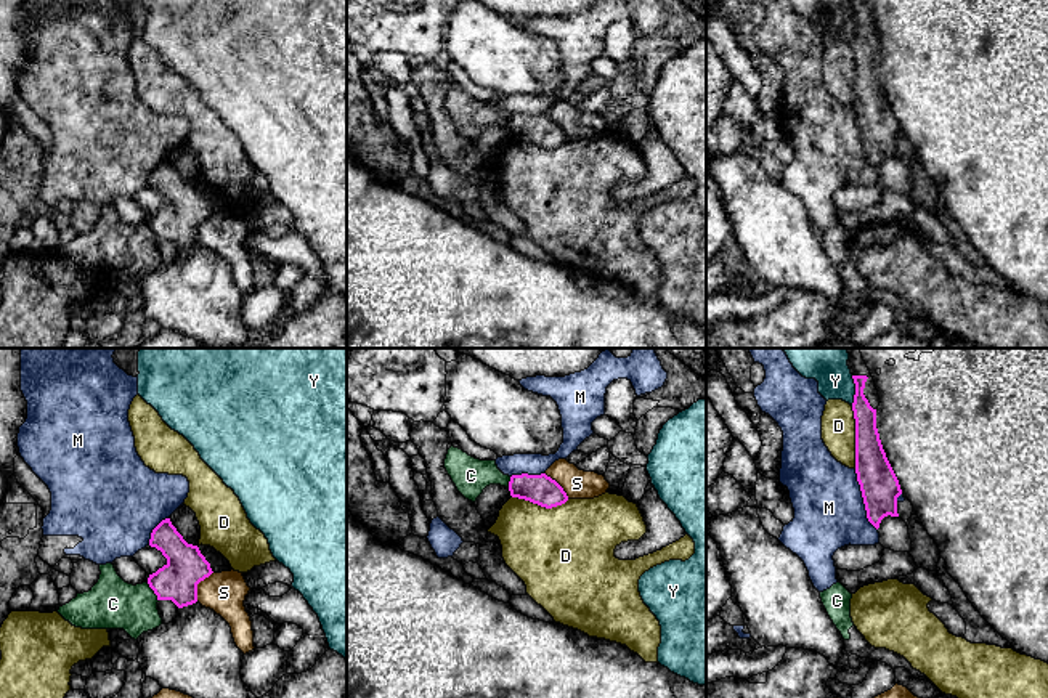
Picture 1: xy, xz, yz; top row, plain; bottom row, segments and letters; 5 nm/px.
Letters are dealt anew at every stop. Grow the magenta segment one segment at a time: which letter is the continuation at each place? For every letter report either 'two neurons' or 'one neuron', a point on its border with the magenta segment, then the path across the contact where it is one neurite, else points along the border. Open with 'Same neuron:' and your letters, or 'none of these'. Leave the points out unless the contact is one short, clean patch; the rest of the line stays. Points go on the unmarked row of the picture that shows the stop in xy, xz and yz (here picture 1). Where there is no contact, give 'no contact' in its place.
Same neuron: none of these
C: two neurons | xy (154, 233) | along xy (146, 223), (158, 241)
D: two neurons | yz (856, 77)
M: two neurons | yz (864, 140)
S: two neurons | xy (196, 227) | along xy (212, 212), (198, 225), (196, 241)
Y: two neurons | yz (856, 31)

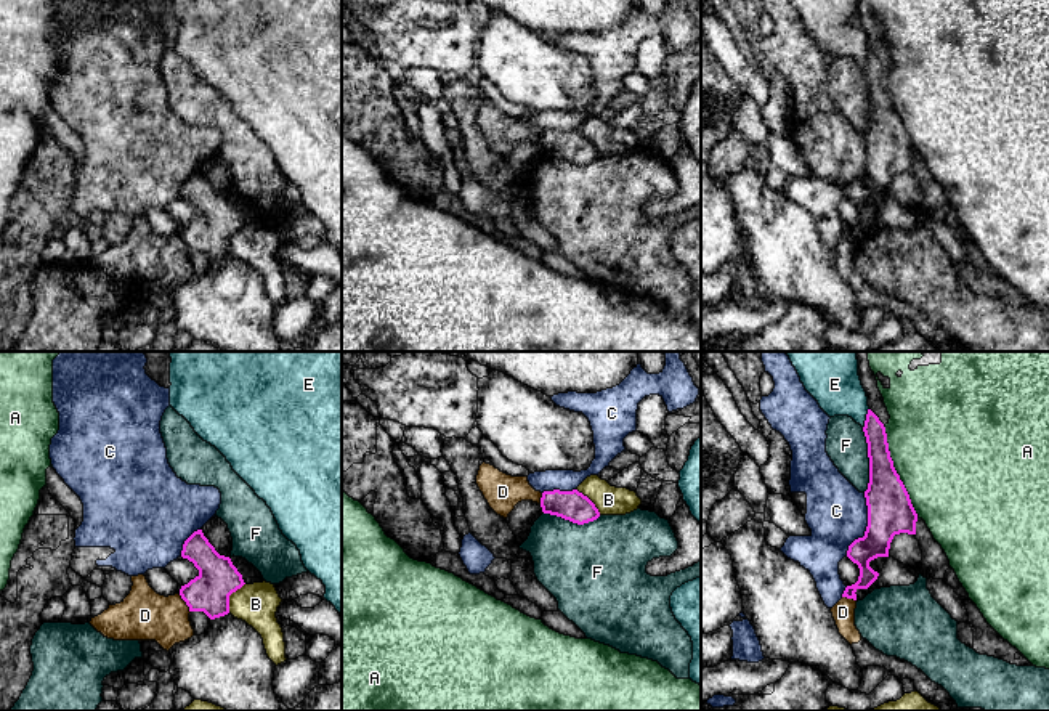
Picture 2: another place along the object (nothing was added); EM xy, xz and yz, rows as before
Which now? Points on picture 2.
Same neuron: none of these
A: two neurons | yz (895, 111)
B: two neurons | xy (228, 238) | along xy (244, 223), (230, 236), (228, 252)
C: two neurons | yz (866, 167)
D: two neurons | xy (186, 244) | along xy (178, 235), (190, 252)
E: two neurons | yz (866, 58)
F: two neurons | yz (870, 100)

